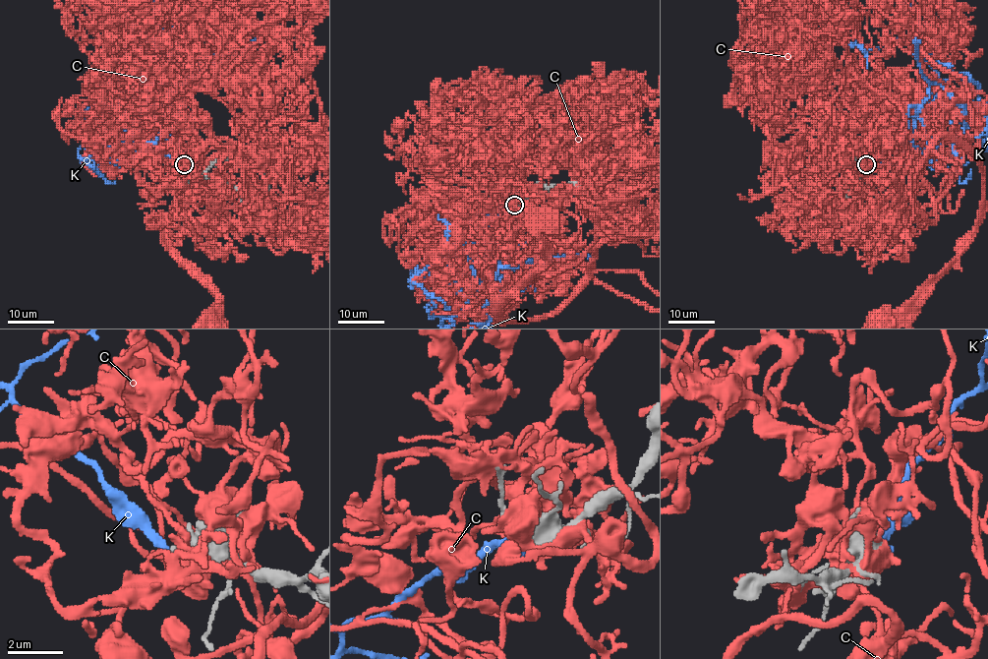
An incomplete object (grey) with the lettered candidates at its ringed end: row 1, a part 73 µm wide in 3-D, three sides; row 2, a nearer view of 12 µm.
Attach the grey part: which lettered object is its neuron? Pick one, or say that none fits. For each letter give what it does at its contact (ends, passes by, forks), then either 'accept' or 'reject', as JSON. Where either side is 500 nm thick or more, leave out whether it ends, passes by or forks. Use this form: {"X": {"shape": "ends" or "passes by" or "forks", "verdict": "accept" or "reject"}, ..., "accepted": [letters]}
{"C": {"shape": "forks", "verdict": "reject"}, "K": {"verdict": "reject"}, "accepted": []}

